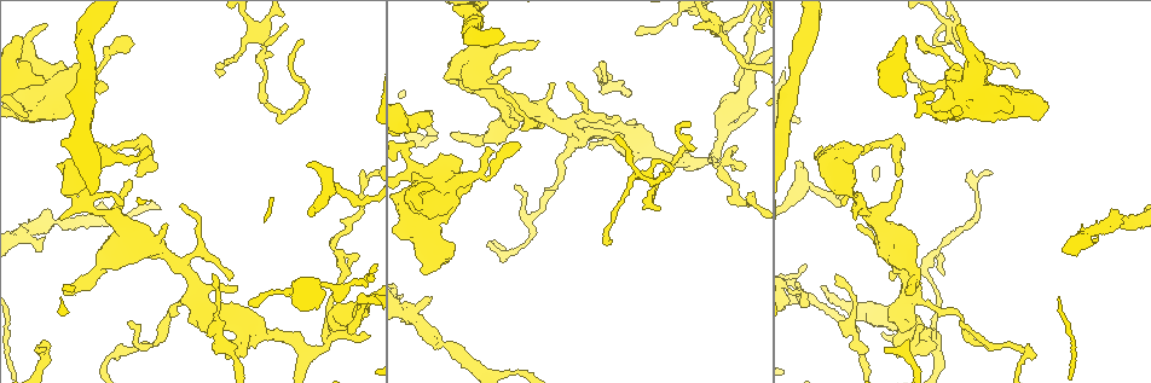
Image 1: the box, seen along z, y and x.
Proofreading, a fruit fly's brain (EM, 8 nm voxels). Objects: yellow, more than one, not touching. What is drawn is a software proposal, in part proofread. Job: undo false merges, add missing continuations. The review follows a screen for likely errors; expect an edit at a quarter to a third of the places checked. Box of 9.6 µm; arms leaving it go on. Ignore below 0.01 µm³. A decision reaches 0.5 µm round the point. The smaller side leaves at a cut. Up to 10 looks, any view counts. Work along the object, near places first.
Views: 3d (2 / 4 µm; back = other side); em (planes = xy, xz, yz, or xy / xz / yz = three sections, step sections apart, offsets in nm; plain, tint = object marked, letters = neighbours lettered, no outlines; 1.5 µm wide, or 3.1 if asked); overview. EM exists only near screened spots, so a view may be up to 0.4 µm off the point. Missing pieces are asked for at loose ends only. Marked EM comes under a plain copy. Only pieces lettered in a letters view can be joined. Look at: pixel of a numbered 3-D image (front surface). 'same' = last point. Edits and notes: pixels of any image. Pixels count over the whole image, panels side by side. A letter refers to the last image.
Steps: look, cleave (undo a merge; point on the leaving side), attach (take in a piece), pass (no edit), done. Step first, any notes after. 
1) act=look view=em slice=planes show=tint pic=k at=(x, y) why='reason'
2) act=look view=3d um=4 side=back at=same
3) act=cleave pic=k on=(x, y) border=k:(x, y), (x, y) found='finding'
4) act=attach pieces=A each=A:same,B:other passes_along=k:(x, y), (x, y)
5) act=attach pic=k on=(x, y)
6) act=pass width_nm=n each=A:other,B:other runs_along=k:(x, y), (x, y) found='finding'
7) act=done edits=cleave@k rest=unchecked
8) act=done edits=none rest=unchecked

act=look view=em slice=planes show=letters pic=1 at=(689, 125)

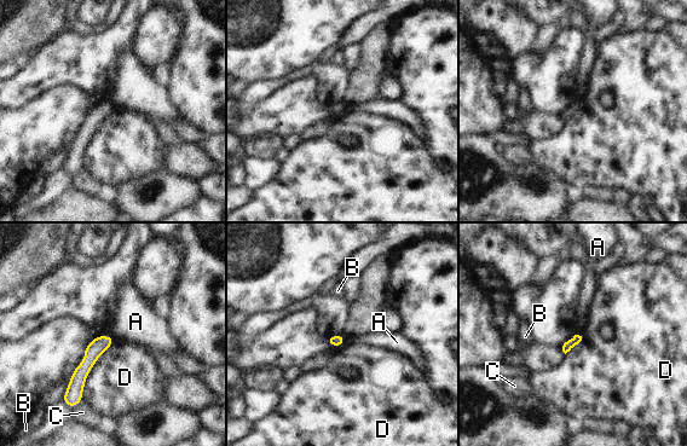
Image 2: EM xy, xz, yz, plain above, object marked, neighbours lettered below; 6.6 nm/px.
act=pass width_nm=70 each=A:other,B:other,C:other,D:other runs_along=2:(109, 339), (81, 371), (73, 400) found='no lettered piece goes on from it'

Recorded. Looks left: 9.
act=look view=em slice=planes show=letters pic=1 at=(640, 174) why='four-way junction'

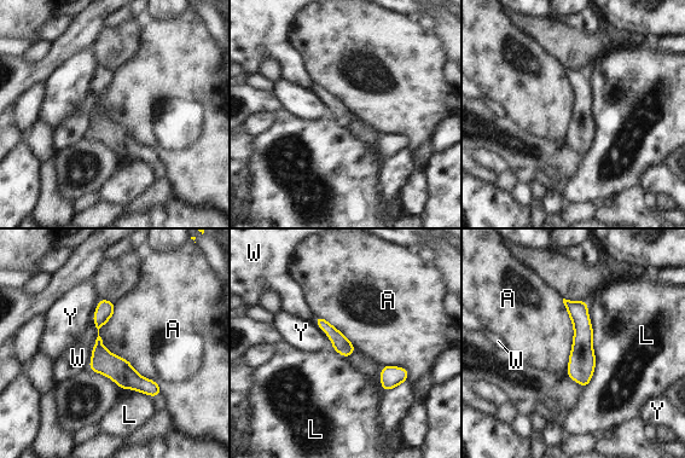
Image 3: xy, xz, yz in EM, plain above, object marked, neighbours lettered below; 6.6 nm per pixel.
act=pass width_nm=160 longest_contact=A:700nm each=A:other,L:other,W:other,Y:other found='one neuron here'

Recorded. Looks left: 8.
act=look view=3d um=4 side=back pic=1 at=(918, 44) why='branch stops here'

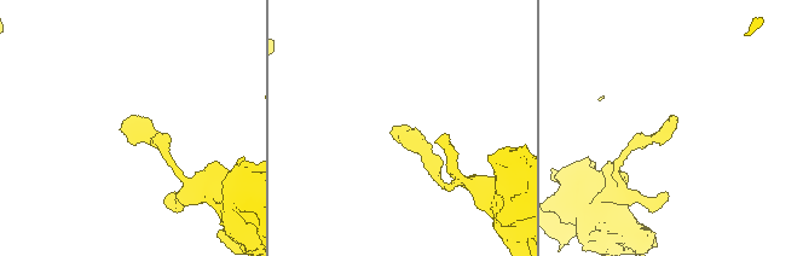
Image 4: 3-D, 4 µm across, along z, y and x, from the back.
act=look view=em slice=yz step=4 show=letters pic=4 at=(392, 130) why='now the EM'

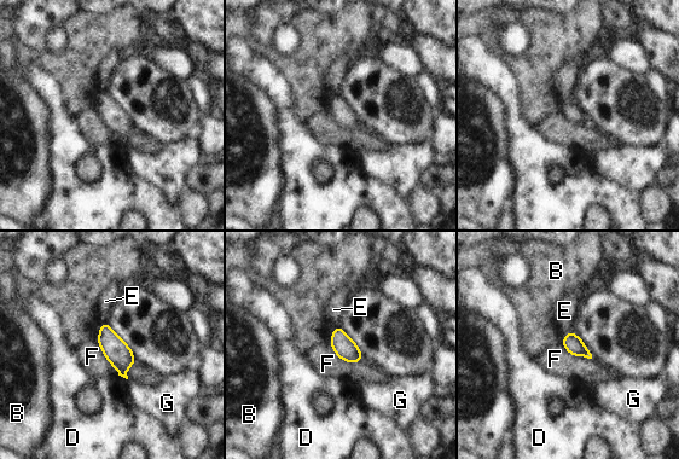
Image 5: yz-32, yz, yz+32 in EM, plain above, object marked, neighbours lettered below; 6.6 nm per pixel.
act=look view=em slice=planes show=letters at=same

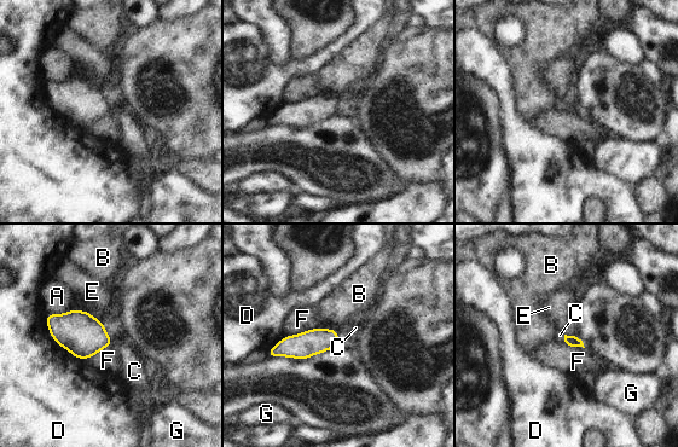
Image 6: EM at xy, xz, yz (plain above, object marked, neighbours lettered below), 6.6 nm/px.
act=pass each=A:other,B:other,C:other,D:other,E:other,F:other,G:other runs_along=6:(335, 334), (271, 353) found='none of them fits'

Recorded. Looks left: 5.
act=look view=em slice=planes show=tint pic=1 at=(884, 347)

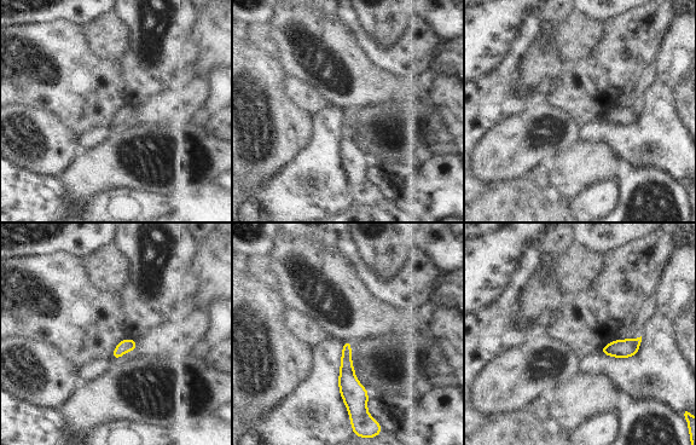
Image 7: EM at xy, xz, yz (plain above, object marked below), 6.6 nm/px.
act=look view=em slice=planes show=letters at=same why='what lies round it'

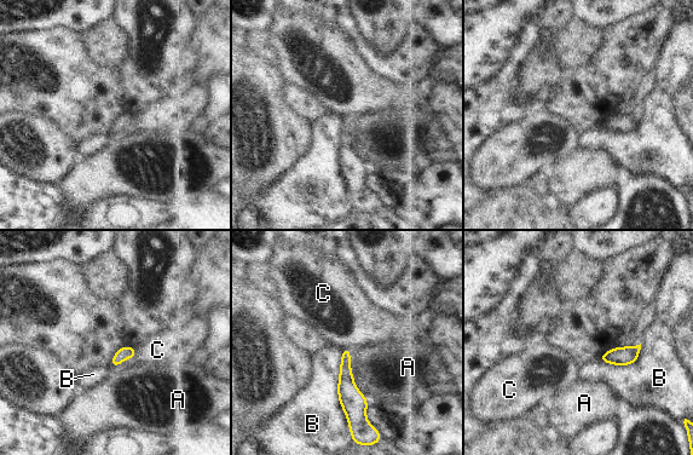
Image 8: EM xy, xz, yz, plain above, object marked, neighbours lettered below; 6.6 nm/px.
act=pass each=A:other,B:other,C:other runs_along=8:(345, 351), (346, 391), (359, 416) found='no lettered piece goes on from it'

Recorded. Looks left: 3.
act=done edits=none rest=unchecked

